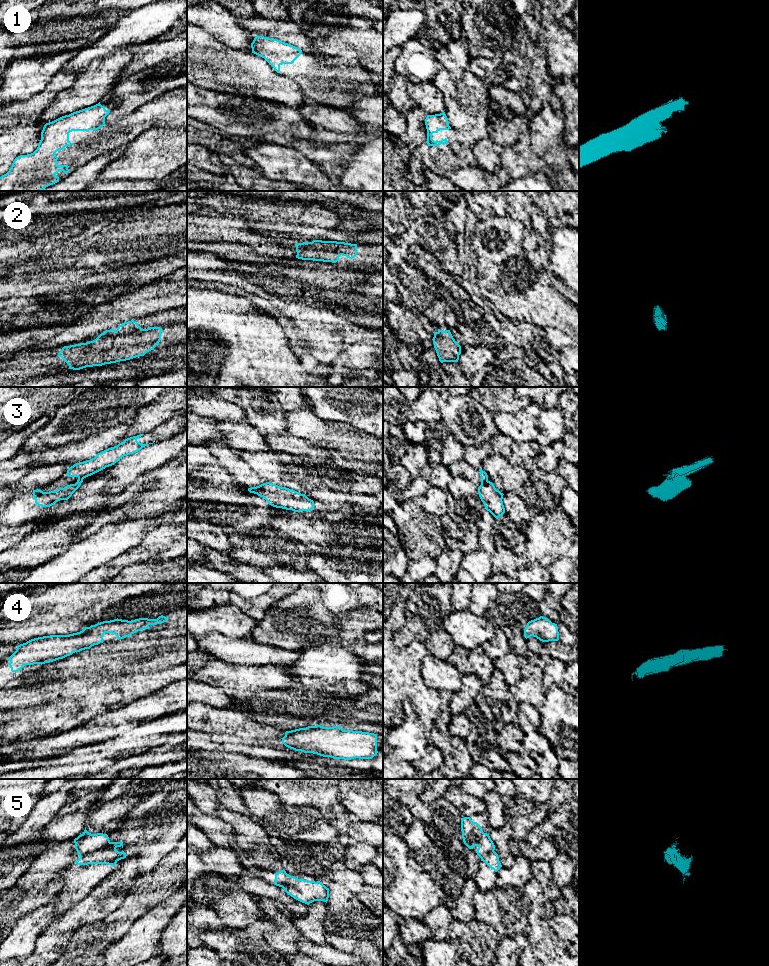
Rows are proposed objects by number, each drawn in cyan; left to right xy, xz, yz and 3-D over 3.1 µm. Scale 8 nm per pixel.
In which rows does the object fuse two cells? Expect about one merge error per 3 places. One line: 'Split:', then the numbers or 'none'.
Split: 3, 5

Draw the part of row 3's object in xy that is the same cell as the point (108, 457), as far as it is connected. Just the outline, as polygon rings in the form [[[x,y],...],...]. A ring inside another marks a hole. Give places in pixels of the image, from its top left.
[[[140,434],[137,436],[127,438],[123,442],[119,443],[117,446],[108,448],[108,449],[98,453],[94,458],[92,458],[90,460],[86,460],[86,461],[74,464],[70,468],[68,468],[67,476],[68,477],[77,477],[78,480],[76,483],[78,483],[78,482],[82,481],[84,478],[91,476],[91,475],[105,469],[106,467],[114,465],[122,457],[130,455],[130,454],[134,454],[134,453],[140,451],[143,447],[154,443],[153,442],[153,443],[149,443],[149,444],[142,444],[142,443],[138,442],[137,439],[143,435],[144,434]]]

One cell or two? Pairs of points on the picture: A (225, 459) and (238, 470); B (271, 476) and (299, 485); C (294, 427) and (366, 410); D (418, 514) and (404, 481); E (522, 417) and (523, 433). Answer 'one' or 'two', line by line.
A: one
B: one
C: two
D: two
E: one

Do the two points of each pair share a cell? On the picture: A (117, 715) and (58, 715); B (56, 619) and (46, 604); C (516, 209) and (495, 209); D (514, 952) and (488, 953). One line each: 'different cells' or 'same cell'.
A: different cells
B: different cells
C: same cell
D: different cells

